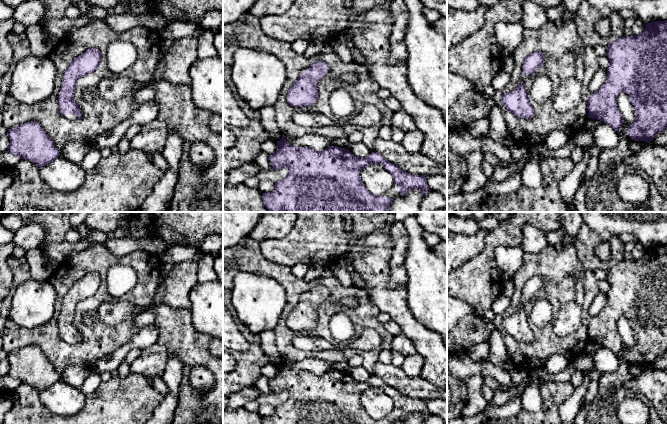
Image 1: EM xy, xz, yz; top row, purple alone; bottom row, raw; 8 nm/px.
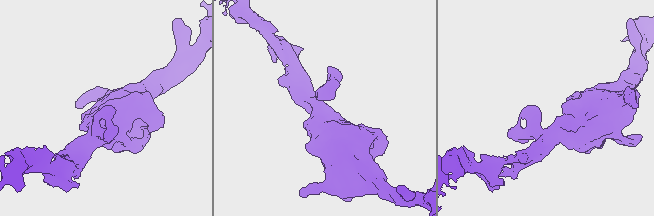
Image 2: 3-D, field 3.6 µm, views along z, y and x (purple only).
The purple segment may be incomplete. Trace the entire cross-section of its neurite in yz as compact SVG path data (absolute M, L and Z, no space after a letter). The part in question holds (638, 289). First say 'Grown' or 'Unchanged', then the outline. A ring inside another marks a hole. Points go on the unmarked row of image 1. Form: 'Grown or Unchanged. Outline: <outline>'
Unchanged. Outline: M667 244L647 247L640 259L619 262L607 270L607 281L610 285L607 305L590 319L587 326L588 342L600 344L620 356L623 343L617 331L617 321L625 316L636 334L636 343L627 353L627 358L632 364L651 366L655 359L667 351Z

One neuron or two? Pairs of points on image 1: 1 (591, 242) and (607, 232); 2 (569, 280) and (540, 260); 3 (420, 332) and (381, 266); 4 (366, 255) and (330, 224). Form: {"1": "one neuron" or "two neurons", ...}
{"1": "two neurons", "2": "one neuron", "3": "one neuron", "4": "two neurons"}

